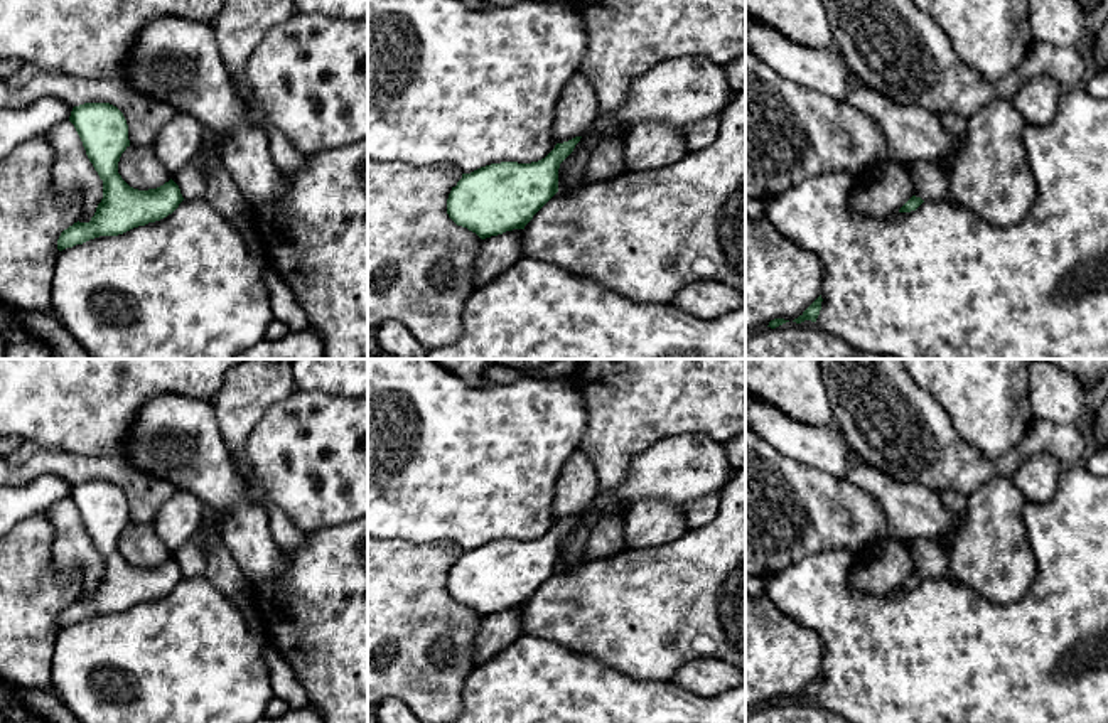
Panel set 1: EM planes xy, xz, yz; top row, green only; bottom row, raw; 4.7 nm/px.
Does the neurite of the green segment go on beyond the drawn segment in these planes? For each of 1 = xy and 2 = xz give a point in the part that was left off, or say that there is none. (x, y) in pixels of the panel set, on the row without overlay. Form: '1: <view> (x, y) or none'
1: none
2: none

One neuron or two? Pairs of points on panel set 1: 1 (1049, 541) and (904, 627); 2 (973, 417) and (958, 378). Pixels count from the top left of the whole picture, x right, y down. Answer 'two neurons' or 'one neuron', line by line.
1: one neuron
2: one neuron

